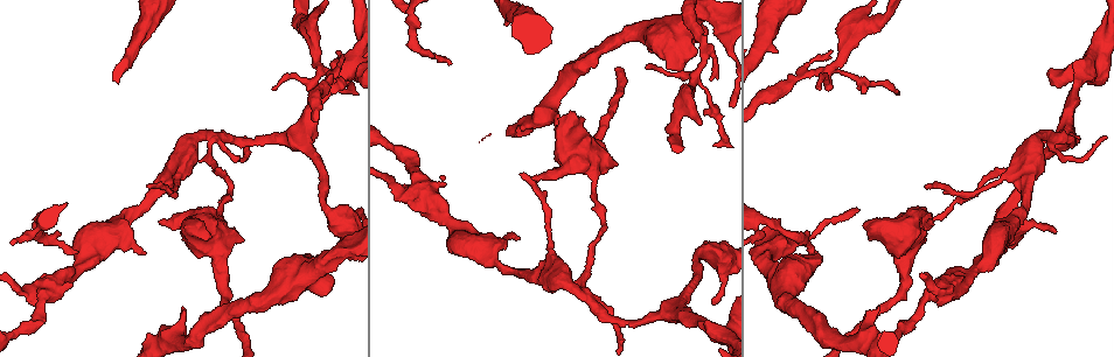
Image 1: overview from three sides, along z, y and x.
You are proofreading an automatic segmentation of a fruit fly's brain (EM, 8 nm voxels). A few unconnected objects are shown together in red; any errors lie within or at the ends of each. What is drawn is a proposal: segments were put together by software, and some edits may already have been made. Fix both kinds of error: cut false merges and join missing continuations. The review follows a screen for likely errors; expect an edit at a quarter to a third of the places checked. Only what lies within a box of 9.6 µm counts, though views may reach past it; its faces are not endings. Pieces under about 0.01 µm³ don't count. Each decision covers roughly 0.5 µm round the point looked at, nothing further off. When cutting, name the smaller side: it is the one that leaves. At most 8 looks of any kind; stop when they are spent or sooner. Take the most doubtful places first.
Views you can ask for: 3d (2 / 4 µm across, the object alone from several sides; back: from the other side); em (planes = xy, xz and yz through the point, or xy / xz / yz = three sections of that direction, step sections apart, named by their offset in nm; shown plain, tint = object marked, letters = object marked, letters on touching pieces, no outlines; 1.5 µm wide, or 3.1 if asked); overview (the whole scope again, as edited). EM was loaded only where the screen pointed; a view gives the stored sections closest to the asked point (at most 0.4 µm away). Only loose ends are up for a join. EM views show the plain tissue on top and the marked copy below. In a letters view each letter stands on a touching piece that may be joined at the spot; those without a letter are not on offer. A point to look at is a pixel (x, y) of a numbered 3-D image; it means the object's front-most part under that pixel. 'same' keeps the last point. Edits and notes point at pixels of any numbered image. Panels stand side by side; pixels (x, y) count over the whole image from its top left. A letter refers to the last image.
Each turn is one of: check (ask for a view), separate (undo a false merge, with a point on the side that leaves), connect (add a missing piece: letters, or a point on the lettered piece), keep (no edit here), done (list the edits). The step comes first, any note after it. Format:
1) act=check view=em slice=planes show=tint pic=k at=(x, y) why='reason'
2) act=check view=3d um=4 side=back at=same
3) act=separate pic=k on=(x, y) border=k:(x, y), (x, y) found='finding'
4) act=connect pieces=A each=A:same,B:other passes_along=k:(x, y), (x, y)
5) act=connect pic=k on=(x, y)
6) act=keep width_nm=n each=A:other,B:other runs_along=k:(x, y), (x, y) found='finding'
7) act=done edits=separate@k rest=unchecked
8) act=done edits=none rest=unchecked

act=check view=em um=3.1 slice=xz step=8 show=tint pic=1 at=(590, 300) why='three-way junction'

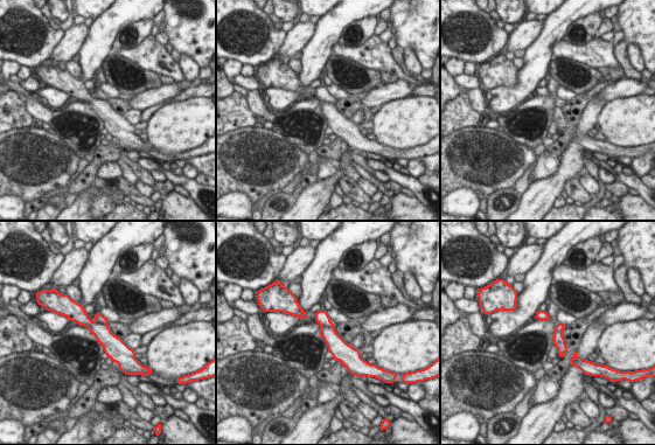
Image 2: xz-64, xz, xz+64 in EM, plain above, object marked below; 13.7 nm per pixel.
act=check view=em um=3.1 slice=planes show=letters at=same

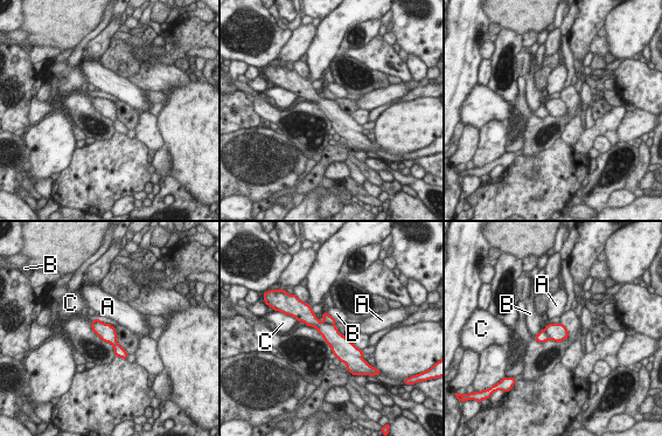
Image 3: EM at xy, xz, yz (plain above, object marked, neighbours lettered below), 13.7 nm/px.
act=separate pic=3 on=(327, 319) width_nm=240 each=A:other,B:other,C:other found='two neurons meet here'

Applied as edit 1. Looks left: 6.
act=check view=overview why='see it whole again'

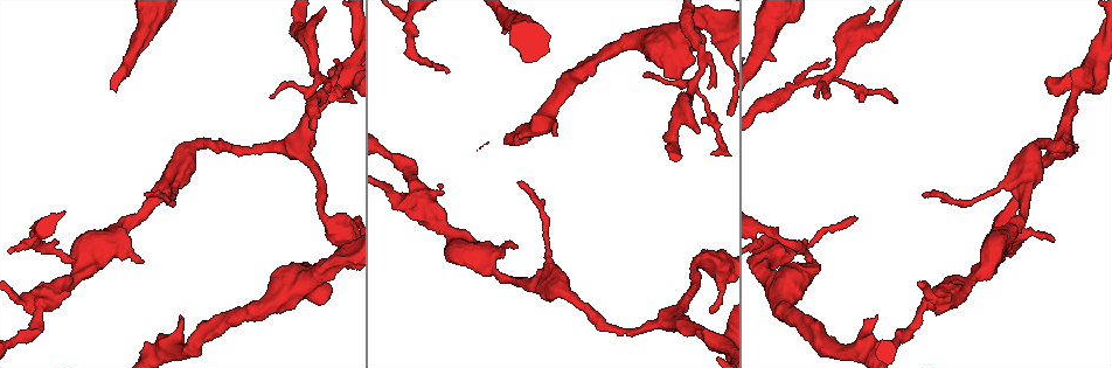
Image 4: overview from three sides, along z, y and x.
act=check view=3d um=4 pic=4 at=(817, 97) why='thin end'

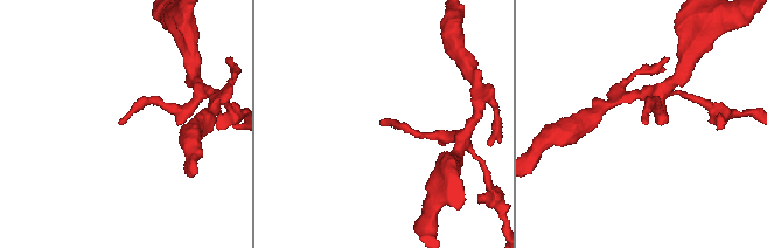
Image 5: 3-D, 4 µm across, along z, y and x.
act=check view=em slice=planes show=letters pic=5 at=(645, 123) why='shape alone is not enough'

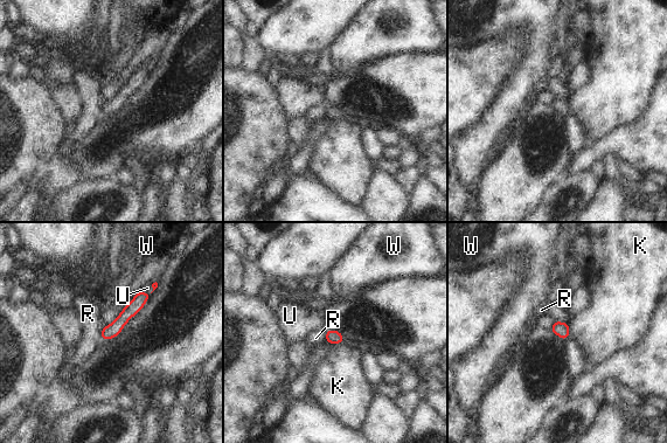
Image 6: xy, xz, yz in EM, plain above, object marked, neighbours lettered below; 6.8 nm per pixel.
act=keep each=K:other,R:other,U:other,W:other border=6:(568, 323), (569, 336) found='none of them fits'

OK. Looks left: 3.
act=done edits=separate@3 rest=unchecked

